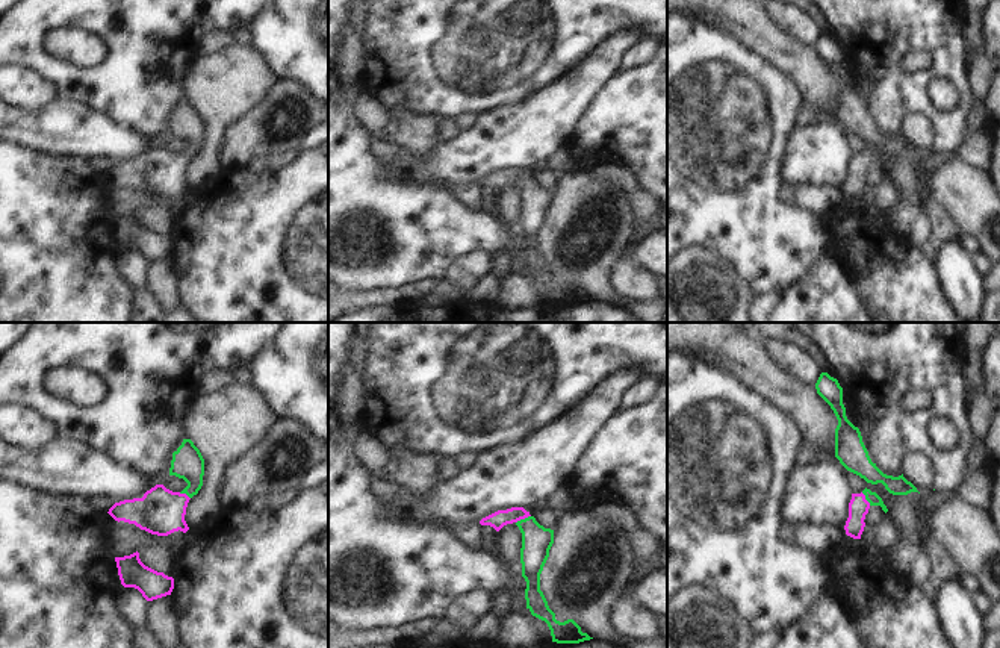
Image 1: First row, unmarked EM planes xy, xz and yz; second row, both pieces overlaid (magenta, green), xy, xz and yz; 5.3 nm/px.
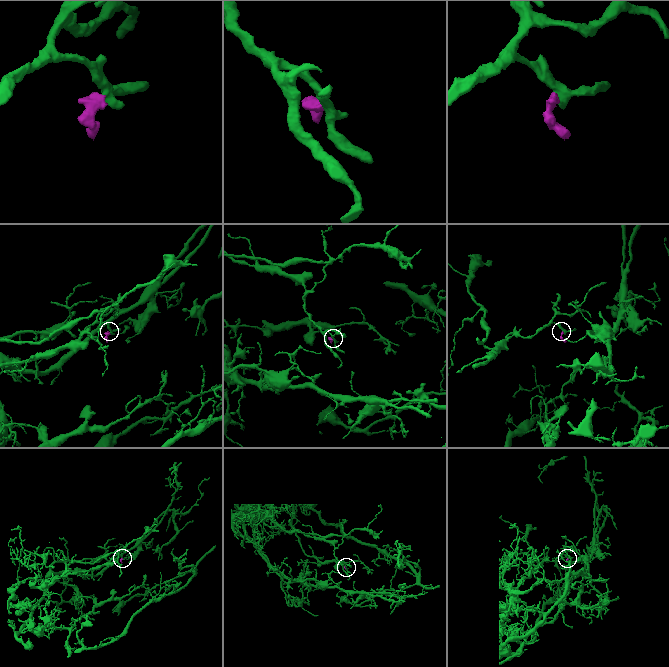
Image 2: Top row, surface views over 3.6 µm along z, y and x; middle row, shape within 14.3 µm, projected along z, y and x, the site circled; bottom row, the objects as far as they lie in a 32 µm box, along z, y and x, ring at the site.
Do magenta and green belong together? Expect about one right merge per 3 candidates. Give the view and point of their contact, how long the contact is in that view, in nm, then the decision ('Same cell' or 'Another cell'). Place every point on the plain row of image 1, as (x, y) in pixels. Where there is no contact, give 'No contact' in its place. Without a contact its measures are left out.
Touches magenta at xz (522, 179). Shared border 90 nm. Same cell.

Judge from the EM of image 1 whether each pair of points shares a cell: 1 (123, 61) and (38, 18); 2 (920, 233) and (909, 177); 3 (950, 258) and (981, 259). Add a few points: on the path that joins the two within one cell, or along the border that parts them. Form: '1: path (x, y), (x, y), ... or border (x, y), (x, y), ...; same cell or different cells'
1: path (111, 37), (90, 15), (62, 15); same cell
2: border (906, 203), (900, 206); different cells
3: border (970, 256), (982, 277); different cells

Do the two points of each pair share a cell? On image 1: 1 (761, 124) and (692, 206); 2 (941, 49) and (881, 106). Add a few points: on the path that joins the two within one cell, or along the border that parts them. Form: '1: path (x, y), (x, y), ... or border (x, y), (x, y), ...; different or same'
1: path (742, 144), (699, 186); same
2: path (937, 67), (906, 93), (899, 93); same

